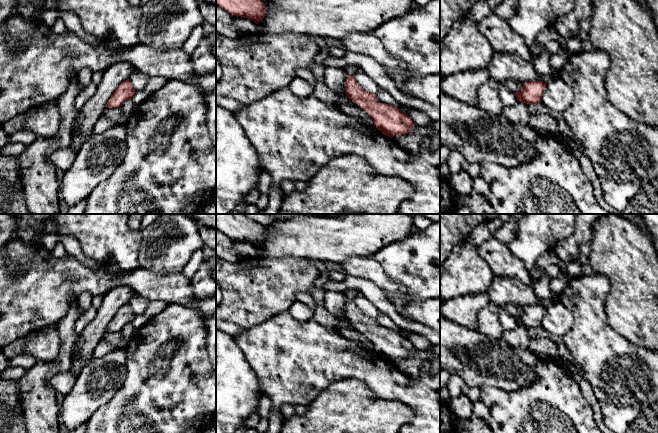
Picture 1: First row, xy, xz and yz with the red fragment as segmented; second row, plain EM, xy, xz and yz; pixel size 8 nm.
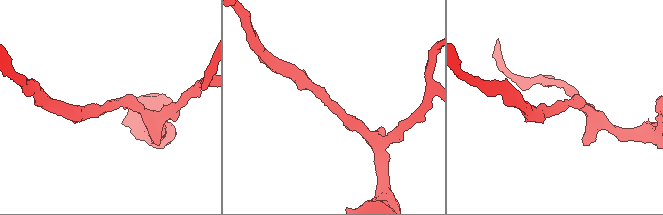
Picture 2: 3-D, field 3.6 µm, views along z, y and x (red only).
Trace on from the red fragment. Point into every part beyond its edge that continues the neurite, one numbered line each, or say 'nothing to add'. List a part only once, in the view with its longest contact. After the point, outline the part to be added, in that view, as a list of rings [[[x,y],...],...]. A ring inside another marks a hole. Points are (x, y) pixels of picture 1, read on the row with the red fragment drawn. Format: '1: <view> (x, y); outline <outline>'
nothing to add

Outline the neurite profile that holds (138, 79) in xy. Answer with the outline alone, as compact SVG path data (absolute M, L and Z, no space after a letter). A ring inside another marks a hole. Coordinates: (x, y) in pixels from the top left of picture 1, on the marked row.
M135 69L128 79L136 91L141 91L144 90L149 78L149 75Z

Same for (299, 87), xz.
M294 77L288 85L288 89L297 97L305 98L312 94L311 85L300 77Z

